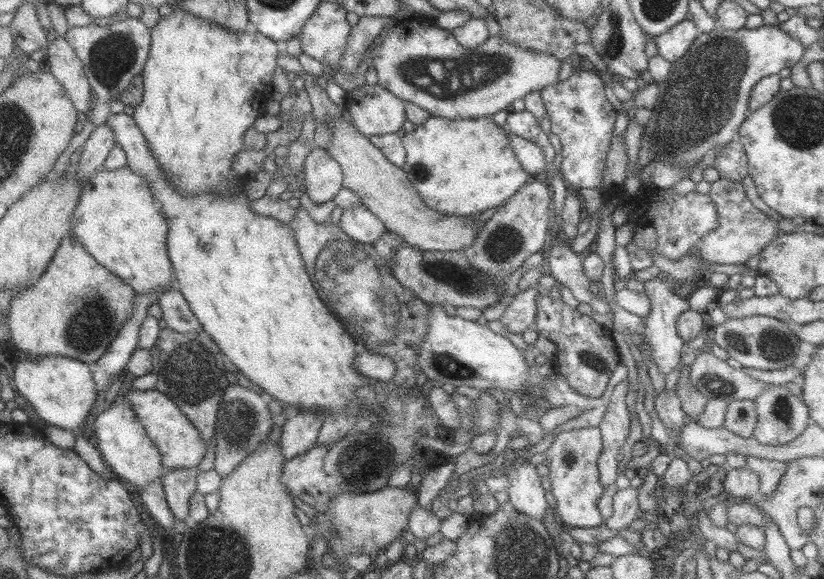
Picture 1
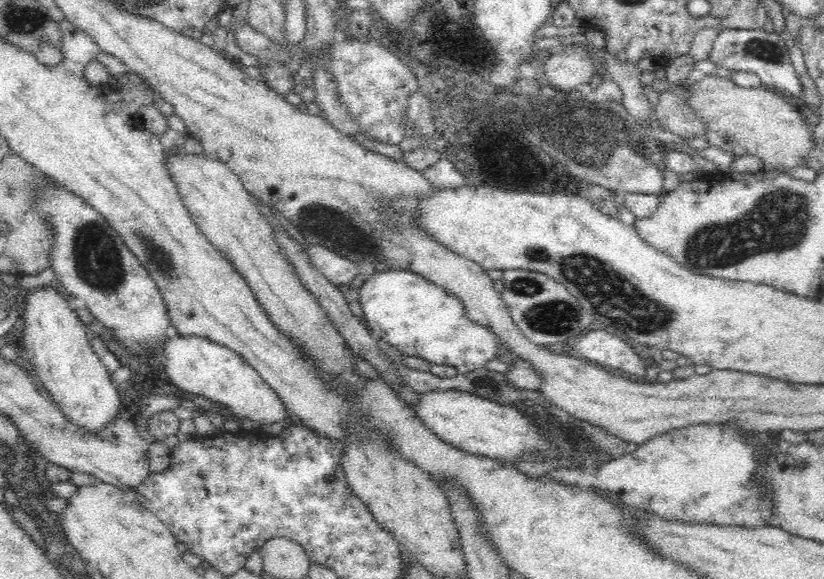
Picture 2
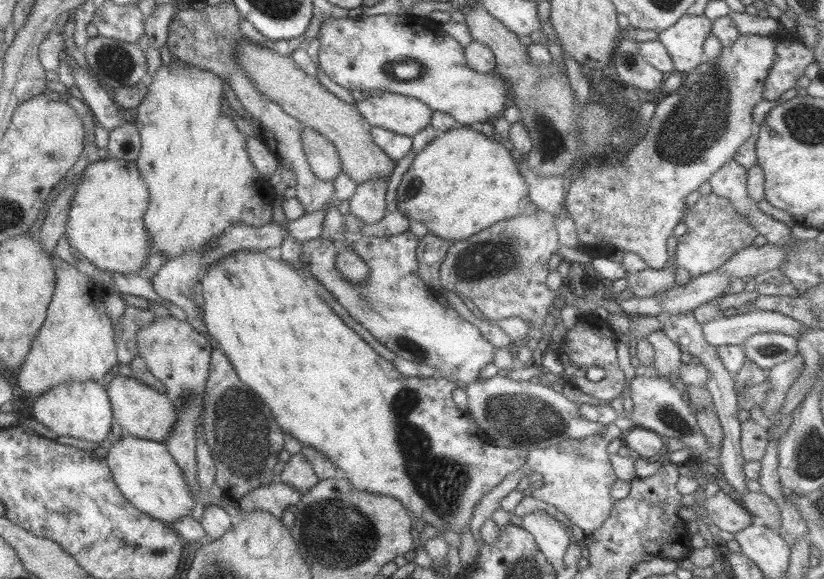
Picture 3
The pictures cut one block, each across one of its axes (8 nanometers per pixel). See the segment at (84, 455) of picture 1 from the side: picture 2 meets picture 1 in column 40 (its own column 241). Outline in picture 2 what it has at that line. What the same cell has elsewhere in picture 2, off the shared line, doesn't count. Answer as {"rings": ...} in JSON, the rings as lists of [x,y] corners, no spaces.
{"rings":[[[178,334],[174,338],[168,336],[160,351],[162,356],[158,360],[158,366],[180,390],[204,396],[206,400],[227,408],[234,418],[258,422],[260,428],[271,424],[284,426],[296,422],[276,391],[264,382],[248,362],[229,348],[210,342],[206,338]]]}

